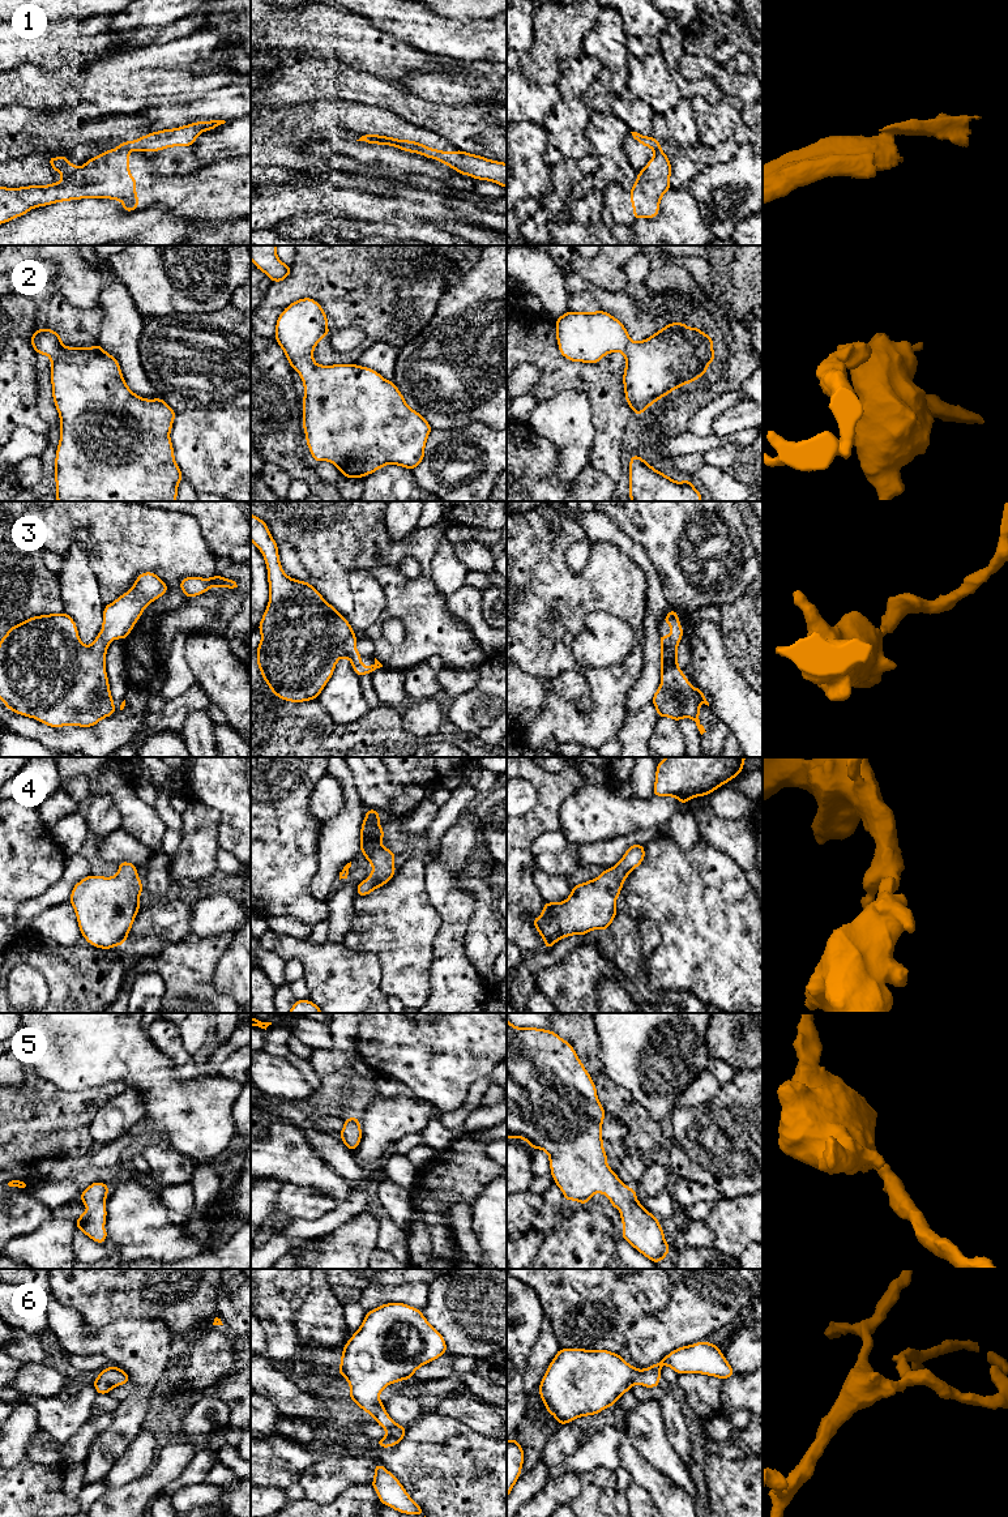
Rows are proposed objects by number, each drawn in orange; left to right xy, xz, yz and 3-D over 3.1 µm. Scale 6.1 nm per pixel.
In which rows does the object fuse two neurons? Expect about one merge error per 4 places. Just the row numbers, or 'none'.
1

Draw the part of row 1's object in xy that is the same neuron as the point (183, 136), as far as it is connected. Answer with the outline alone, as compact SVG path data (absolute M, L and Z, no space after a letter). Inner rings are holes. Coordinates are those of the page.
M225 120L196 121L179 128L148 133L134 141L119 142L119 148L145 153L159 151L172 146L193 146L200 133L213 131L225 123Z

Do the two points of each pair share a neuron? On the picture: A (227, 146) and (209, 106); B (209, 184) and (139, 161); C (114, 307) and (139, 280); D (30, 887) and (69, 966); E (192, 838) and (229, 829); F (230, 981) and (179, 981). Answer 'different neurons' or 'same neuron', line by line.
A: different neurons
B: same neuron
C: different neurons
D: different neurons
E: different neurons
F: different neurons

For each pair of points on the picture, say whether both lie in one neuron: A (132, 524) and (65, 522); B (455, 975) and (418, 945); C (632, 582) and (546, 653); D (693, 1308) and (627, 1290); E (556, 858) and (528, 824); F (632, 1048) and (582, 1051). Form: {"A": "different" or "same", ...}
{"A": "same", "B": "different", "C": "same", "D": "different", "E": "different", "F": "different"}

